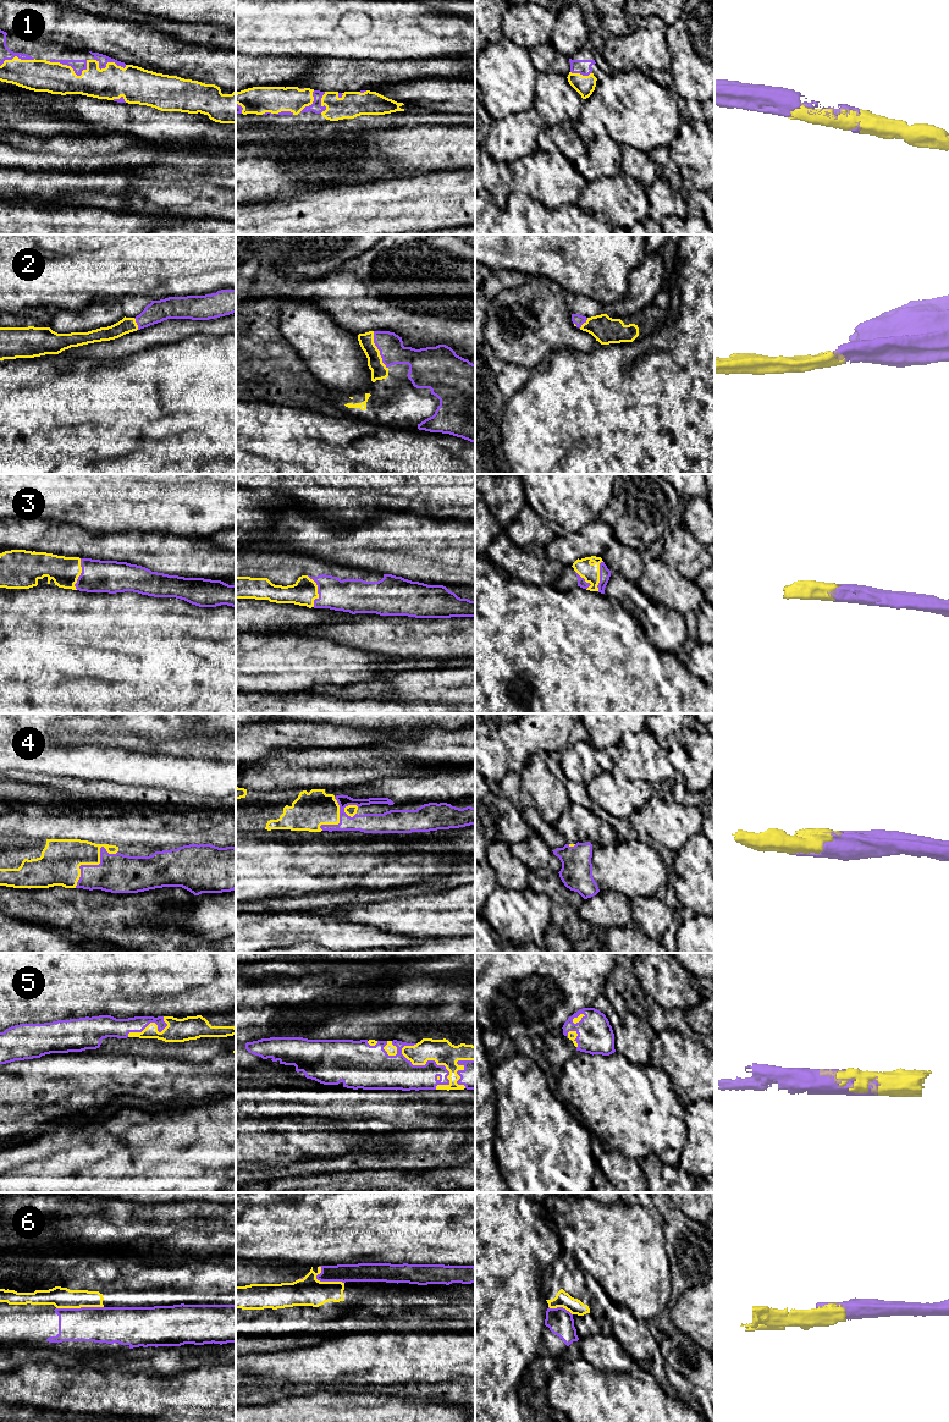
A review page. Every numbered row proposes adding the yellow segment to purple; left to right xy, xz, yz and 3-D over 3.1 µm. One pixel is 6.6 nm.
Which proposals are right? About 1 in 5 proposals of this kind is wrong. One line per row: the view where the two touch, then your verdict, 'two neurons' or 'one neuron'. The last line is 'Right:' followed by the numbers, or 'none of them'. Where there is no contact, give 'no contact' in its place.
1: meets purple in xy; one neuron
2: meets purple in xz; one neuron
3: meets purple in xz; one neuron
4: meets purple in xy; one neuron
5: meets purple in xz; one neuron
6: meets purple in xy; two neurons
Right: 1, 2, 3, 4, 5

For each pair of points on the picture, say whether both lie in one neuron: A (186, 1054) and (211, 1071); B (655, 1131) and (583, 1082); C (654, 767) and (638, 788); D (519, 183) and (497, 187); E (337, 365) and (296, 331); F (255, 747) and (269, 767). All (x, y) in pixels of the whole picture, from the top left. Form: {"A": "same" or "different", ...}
{"A": "different", "B": "same", "C": "different", "D": "different", "E": "same", "F": "different"}

